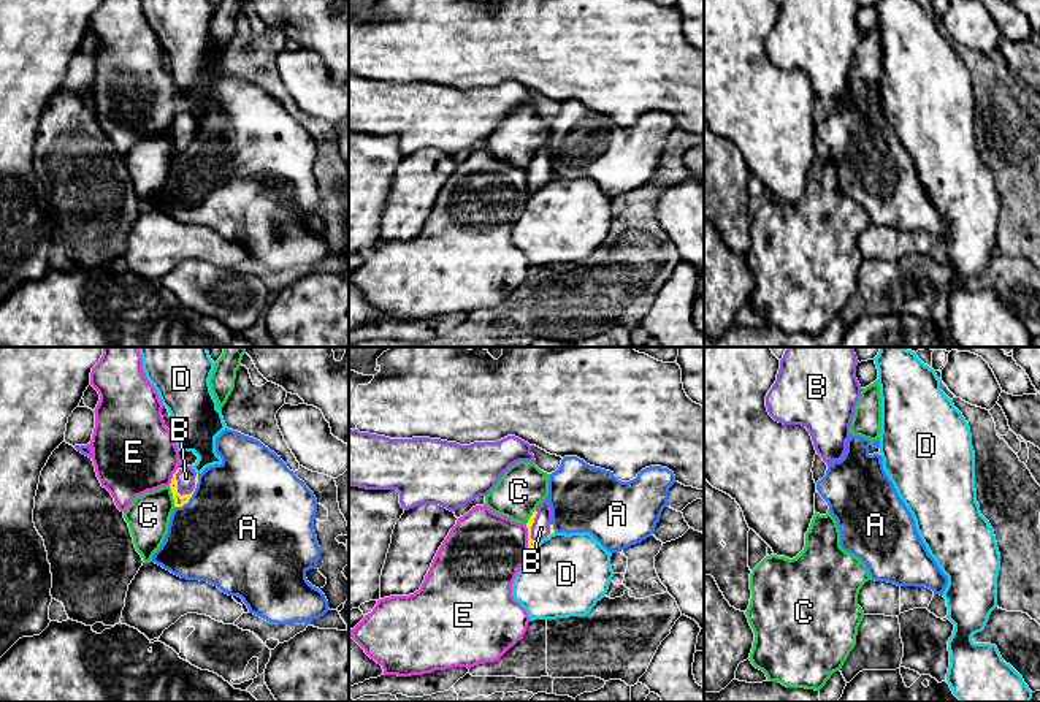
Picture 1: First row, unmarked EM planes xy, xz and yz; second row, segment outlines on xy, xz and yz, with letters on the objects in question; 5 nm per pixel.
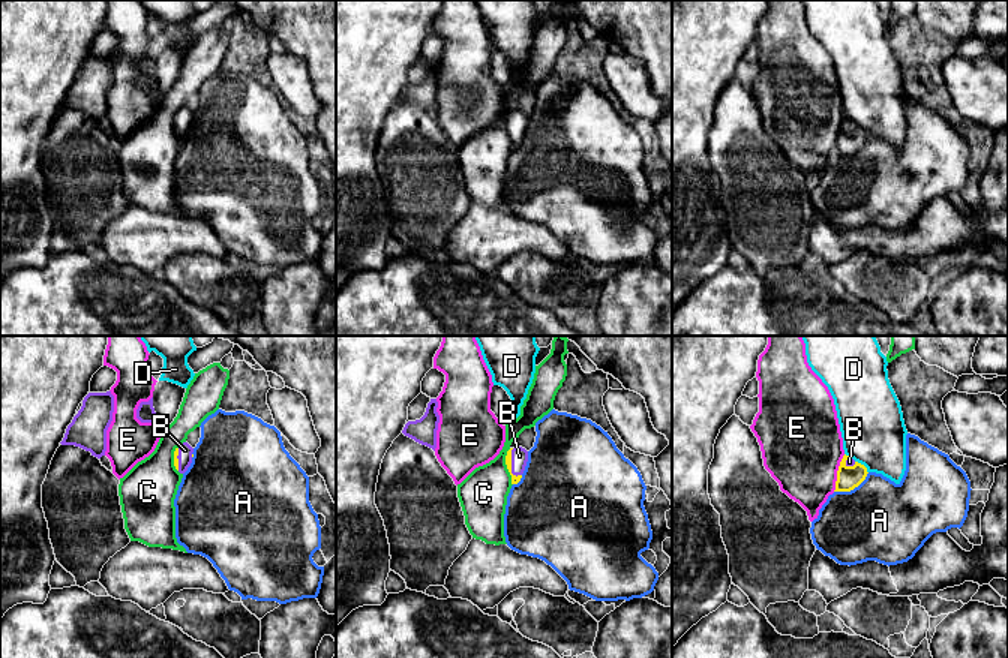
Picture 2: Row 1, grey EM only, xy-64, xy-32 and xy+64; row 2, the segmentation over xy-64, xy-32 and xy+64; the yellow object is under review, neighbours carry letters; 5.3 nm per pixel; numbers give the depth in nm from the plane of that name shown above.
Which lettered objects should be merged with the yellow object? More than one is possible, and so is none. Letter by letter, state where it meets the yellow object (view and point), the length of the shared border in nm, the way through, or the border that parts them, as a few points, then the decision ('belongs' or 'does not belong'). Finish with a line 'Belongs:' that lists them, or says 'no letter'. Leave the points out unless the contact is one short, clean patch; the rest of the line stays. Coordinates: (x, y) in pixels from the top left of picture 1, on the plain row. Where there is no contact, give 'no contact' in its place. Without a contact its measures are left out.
A: meets yellow in xy at (192, 138); contact 220 nm long; does not belong
B: meets yellow in xy at (176, 132); contact 150 nm long; runs through xy (179, 146), (176, 132), (186, 122); belongs
C: meets yellow in xy at (173, 141); contact 110 nm long; border along xy (168, 132), (175, 151); does not belong
D: meets yellow in xz at (535, 190); contact 80 nm long; does not belong
E: meets yellow in xz at (528, 183); contact 130 nm long; does not belong
Belongs: B

